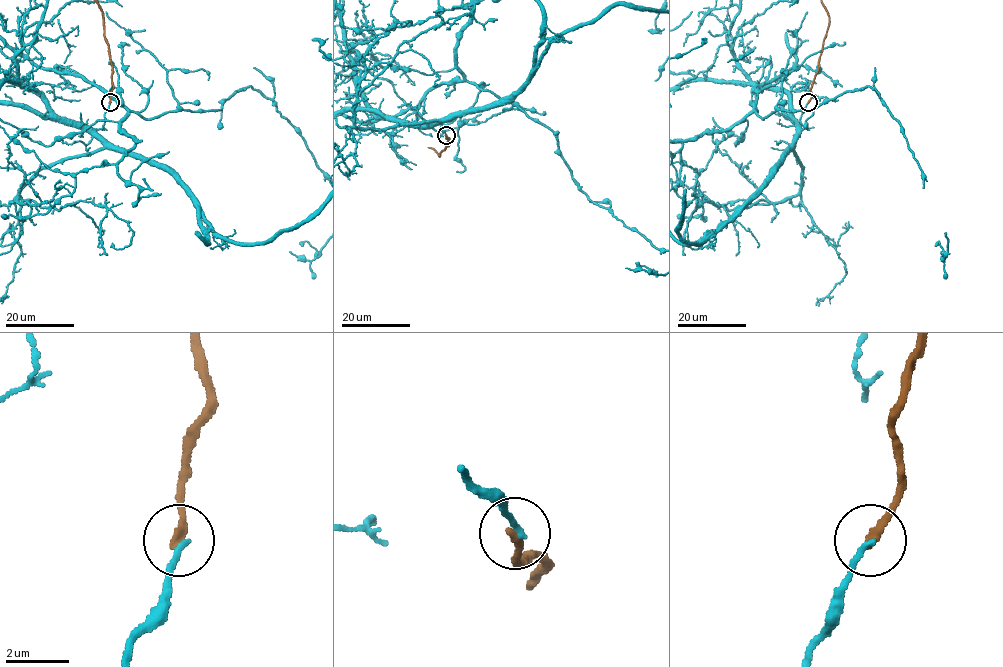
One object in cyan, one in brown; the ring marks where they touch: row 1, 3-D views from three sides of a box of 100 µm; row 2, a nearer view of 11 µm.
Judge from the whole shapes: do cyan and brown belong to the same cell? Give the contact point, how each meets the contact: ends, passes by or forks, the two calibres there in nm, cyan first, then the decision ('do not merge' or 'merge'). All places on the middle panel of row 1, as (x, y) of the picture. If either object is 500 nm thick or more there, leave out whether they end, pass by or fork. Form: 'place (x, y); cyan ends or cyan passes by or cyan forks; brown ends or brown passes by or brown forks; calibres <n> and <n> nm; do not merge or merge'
place (446, 135); cyan ends; brown ends; calibres 180 and 280 nm; do not merge

